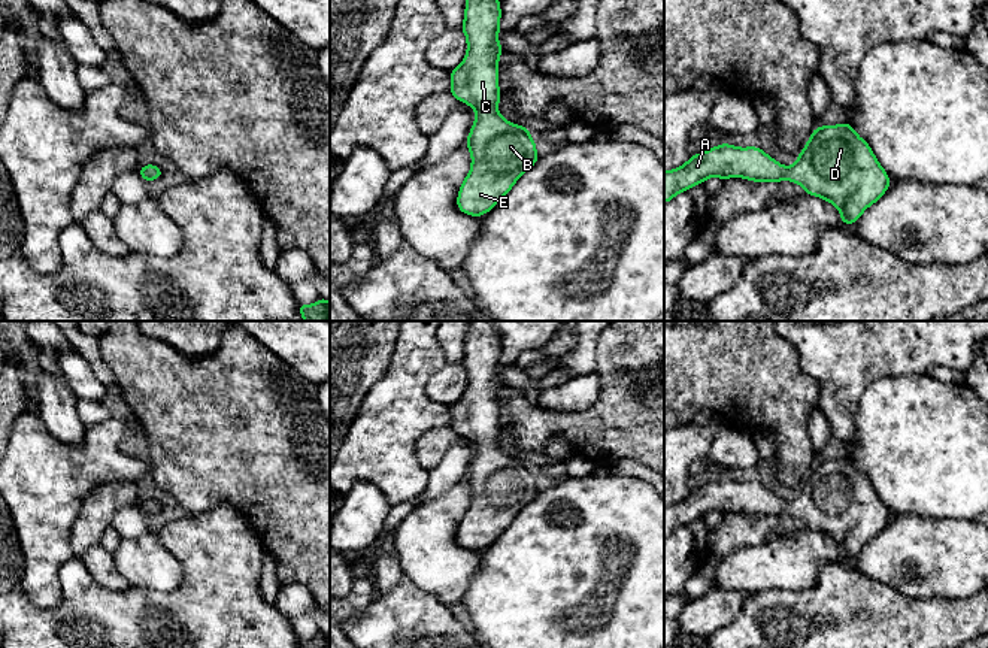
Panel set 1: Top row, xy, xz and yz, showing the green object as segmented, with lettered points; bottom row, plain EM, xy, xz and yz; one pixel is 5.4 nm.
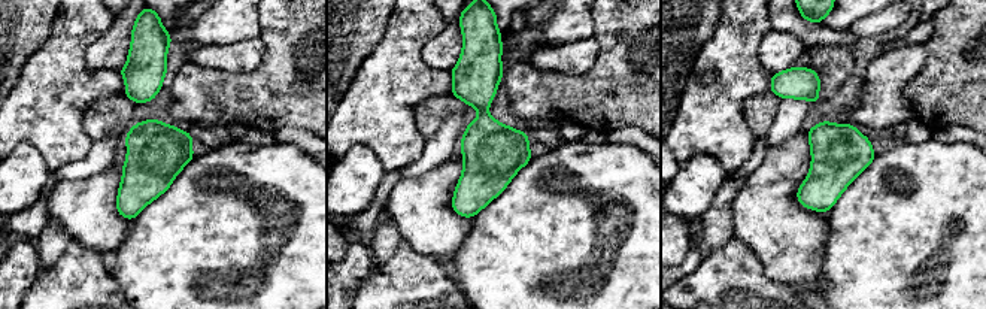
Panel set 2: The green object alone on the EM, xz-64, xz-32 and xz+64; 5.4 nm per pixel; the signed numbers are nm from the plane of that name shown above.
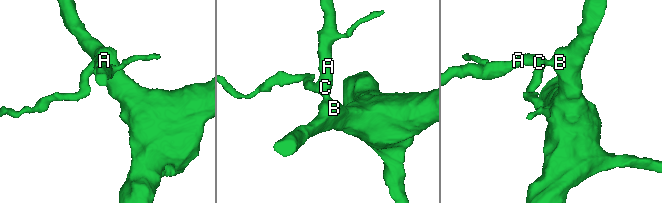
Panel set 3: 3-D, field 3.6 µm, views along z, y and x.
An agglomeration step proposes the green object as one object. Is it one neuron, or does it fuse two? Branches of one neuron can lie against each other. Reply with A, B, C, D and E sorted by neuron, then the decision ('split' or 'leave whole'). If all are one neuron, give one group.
groups A B C D E; leave whole

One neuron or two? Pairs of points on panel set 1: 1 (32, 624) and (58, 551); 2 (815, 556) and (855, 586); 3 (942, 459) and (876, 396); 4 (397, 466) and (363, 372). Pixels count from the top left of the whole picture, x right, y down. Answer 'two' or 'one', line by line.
1: two
2: two
3: one
4: two

